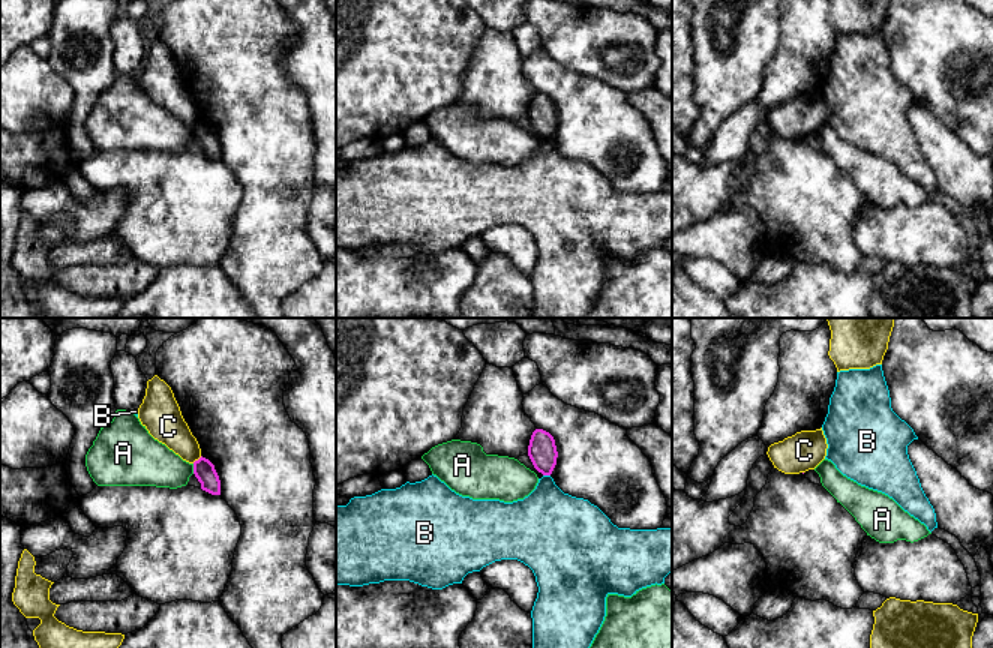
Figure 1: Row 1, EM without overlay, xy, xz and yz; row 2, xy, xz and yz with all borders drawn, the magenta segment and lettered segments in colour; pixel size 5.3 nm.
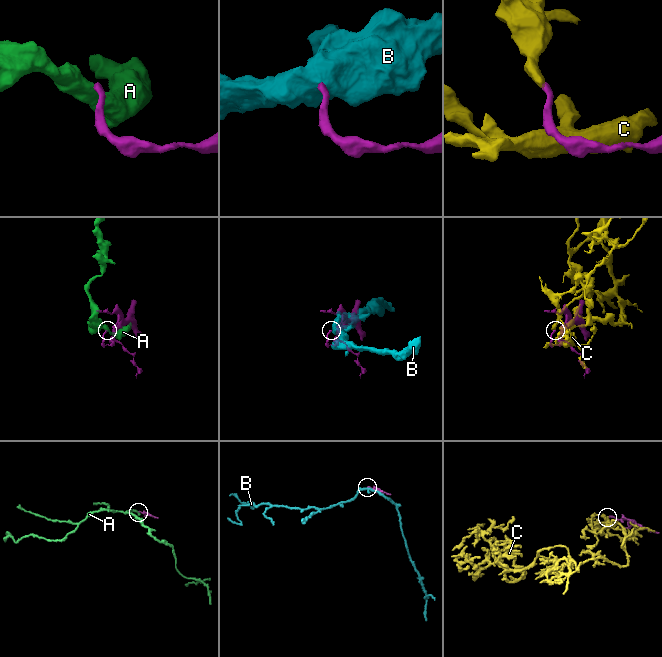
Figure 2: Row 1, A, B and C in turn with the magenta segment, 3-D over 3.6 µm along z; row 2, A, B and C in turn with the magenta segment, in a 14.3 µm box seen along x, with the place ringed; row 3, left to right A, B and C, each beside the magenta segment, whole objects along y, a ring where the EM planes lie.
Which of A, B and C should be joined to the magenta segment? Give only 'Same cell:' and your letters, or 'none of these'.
Same cell: none of these

